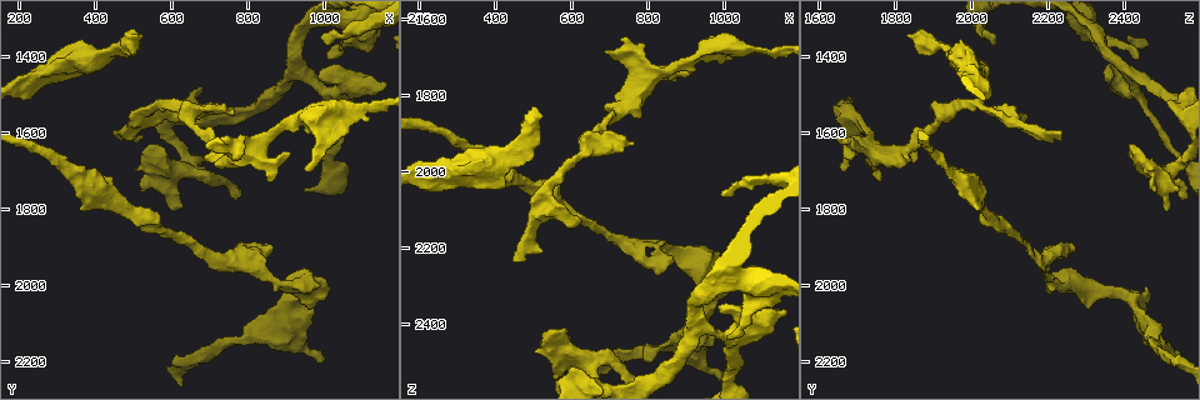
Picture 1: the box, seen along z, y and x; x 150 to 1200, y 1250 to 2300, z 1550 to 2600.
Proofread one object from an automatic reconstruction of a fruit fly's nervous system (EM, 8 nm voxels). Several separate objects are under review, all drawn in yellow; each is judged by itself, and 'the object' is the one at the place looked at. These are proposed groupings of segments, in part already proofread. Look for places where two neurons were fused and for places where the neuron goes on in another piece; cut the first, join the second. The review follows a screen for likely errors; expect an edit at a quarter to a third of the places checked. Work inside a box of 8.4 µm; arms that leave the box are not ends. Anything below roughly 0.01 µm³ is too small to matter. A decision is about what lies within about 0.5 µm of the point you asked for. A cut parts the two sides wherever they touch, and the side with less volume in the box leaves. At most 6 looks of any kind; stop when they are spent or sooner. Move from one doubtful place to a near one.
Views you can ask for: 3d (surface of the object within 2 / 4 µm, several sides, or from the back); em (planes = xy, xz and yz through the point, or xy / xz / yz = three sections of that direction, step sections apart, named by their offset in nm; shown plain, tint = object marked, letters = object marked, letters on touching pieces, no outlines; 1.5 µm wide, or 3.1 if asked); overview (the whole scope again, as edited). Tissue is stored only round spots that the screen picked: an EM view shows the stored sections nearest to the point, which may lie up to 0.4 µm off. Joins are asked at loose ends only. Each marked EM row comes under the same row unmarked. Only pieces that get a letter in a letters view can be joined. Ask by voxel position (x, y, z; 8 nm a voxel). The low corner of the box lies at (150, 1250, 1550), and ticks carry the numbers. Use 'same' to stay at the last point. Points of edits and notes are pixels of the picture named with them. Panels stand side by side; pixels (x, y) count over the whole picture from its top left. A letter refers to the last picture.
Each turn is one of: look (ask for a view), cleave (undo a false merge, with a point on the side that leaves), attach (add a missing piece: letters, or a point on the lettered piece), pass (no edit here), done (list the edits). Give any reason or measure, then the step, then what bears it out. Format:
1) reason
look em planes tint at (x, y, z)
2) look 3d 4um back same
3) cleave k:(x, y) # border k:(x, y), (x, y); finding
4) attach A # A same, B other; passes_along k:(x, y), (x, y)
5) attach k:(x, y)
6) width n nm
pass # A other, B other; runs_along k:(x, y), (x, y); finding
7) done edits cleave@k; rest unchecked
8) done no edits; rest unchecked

look em planes letters at (705, 1615, 1680)

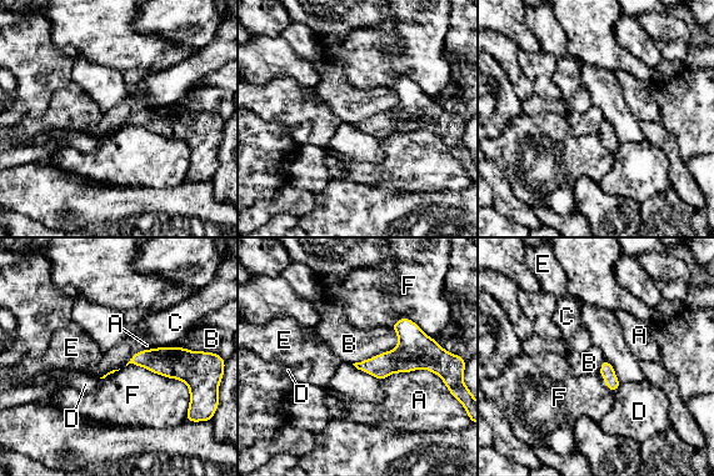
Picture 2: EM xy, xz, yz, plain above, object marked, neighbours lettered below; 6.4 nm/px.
pass # A other, B other, C other, D other, E other, F other; no lettered piece goes on from it

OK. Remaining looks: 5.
branch stops here
look em planes tint at (960, 1700, 1660)

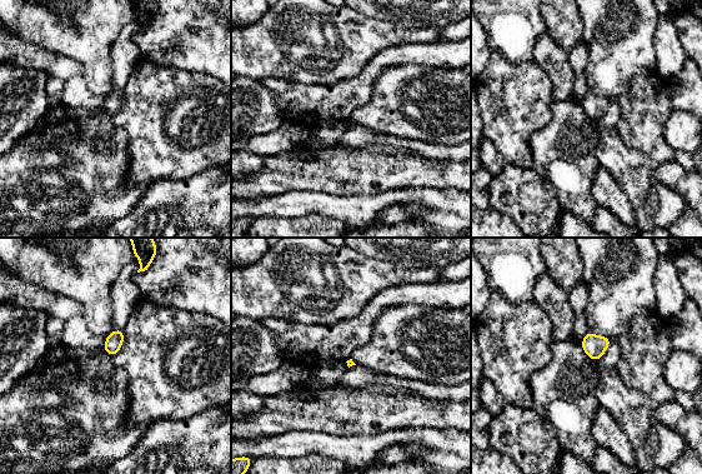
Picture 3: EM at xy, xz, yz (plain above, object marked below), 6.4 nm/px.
look em planes letters same

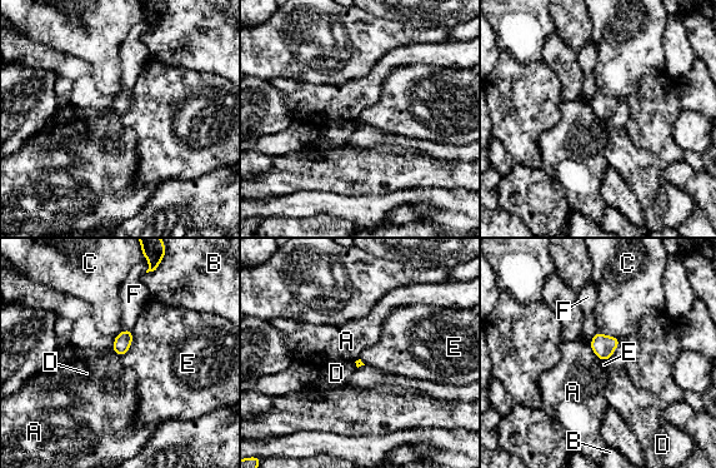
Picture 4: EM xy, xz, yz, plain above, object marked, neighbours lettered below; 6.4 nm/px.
longest_contact E 200 nm
pass # A other, B other, C other, D other, E other, F other; border 4:(589, 343), (592, 352), (600, 358); none of them fits

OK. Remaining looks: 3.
an open end
look em planes letters at (505, 1340, 1830)

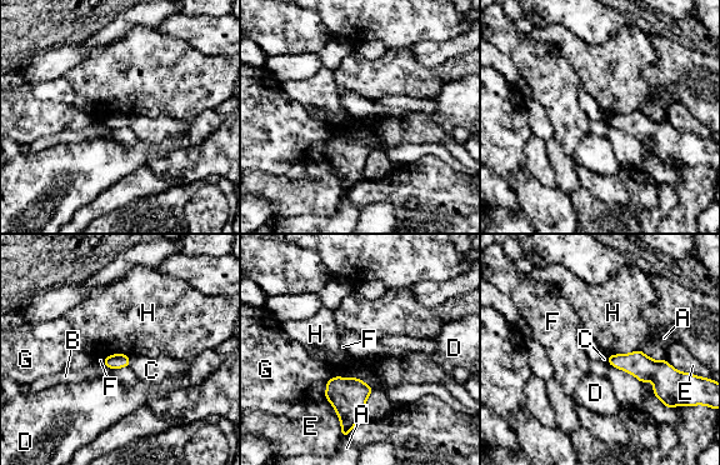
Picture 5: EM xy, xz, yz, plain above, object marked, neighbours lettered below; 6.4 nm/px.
pass # A other, B other, C other, D other, E other, F other, G other, H other; border 5:(333, 376), (358, 376), (375, 389); none of them fits

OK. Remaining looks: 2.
done no edits; rest unchecked

